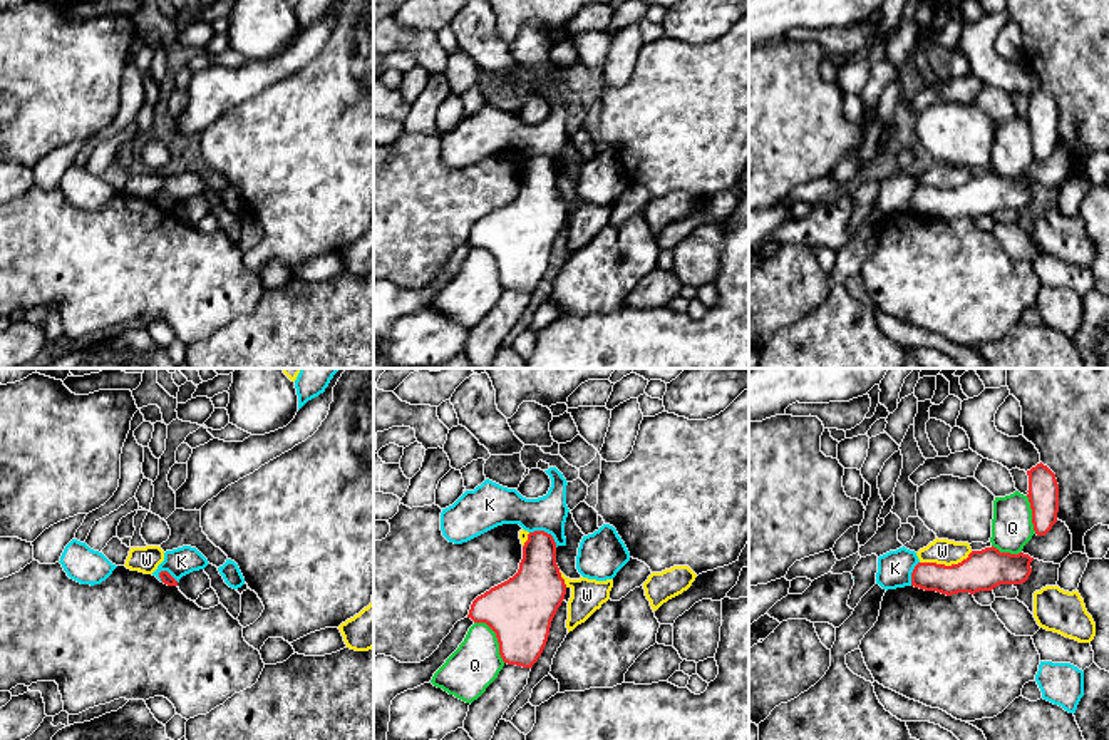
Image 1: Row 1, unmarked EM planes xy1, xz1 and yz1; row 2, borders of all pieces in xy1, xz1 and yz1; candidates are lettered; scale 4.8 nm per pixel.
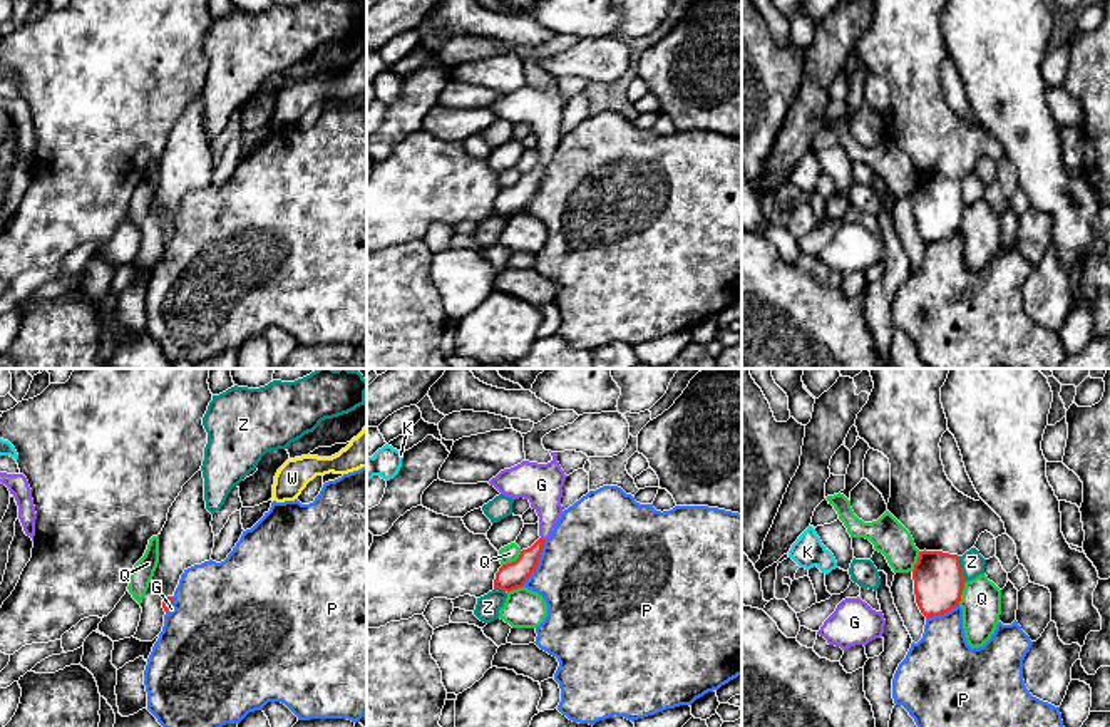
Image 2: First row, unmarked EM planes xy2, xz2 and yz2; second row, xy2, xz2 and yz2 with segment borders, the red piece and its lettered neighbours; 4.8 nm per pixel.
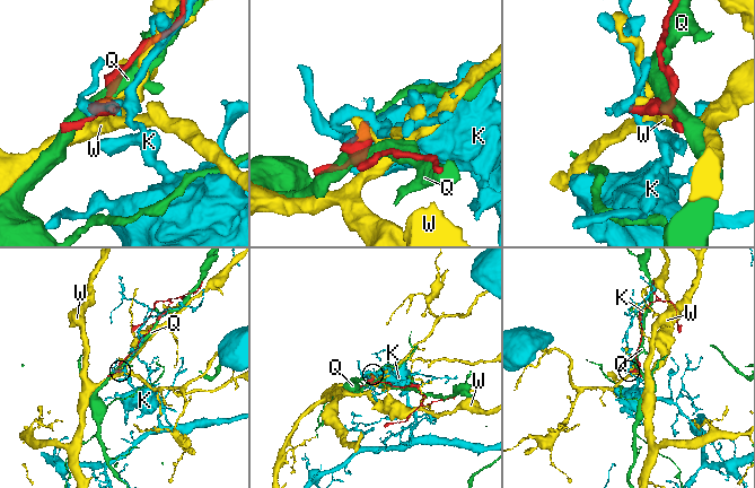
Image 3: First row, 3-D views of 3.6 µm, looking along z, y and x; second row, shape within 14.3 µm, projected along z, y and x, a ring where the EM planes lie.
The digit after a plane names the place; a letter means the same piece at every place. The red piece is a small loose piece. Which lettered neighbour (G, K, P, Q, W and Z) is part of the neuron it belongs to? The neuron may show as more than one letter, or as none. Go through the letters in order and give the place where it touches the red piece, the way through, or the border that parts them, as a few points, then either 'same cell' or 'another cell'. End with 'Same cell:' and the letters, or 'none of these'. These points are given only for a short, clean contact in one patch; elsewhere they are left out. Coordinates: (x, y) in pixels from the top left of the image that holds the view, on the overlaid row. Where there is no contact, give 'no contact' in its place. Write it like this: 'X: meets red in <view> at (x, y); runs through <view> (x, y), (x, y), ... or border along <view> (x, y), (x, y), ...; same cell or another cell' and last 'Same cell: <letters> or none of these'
G: meets red in xz2 at (541, 538); runs through xz2 (513, 575), (536, 550), (541, 538), (546, 526), (543, 486); same cell
K: meets red in xz1 at (546, 533); border along xz1 (530, 531), (546, 531), (557, 546); another cell
P: meets red in xz2 at (538, 563); another cell
Q: meets red in xz1 at (496, 637); another cell
W: meets red in yz1 at (943, 565); another cell
Z: meets red in yz2 at (960, 568); another cell
Same cell: G

